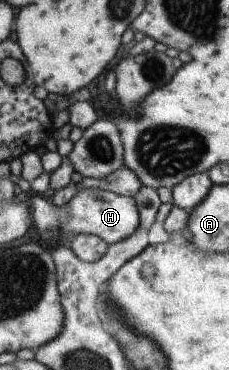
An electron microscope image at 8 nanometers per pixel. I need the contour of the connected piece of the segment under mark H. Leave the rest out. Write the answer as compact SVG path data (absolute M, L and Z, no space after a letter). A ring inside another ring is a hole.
M100 189L78 191L62 206L54 206L49 195L30 192L27 199L32 209L35 232L39 237L52 238L52 244L67 244L75 234L96 235L107 245L129 237L139 227L139 214L133 197L123 197Z

